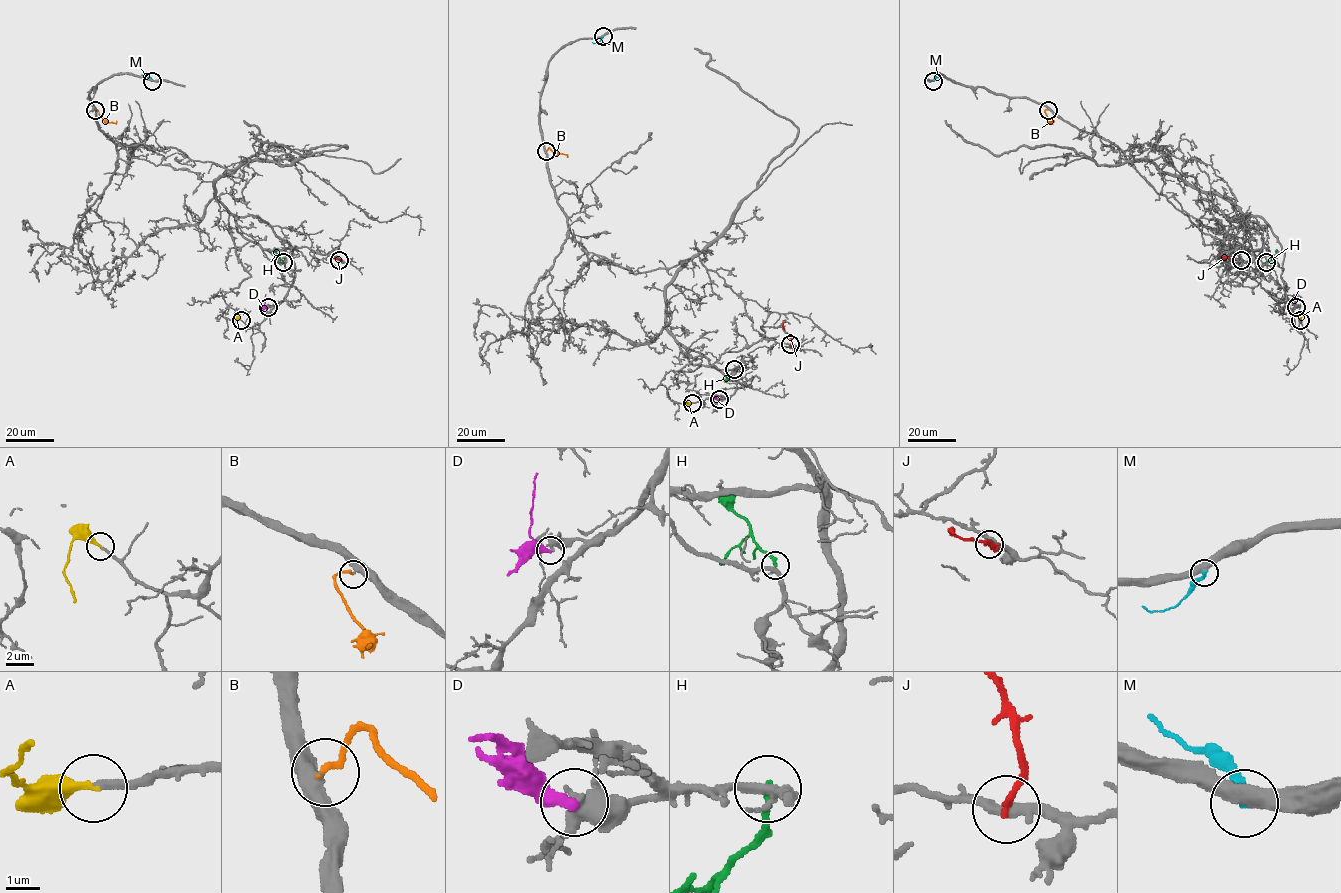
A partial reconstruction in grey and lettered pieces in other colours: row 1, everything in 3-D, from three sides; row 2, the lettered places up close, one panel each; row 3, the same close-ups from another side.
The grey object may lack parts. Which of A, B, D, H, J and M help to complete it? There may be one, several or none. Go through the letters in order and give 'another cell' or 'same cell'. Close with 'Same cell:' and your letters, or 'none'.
A: same cell
B: same cell
D: another cell
H: another cell
J: another cell
M: another cell
Same cell: A, B

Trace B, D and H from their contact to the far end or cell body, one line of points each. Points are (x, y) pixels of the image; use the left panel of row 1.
B: (95, 110), (108, 122), (116, 120)
D: (268, 307), (264, 305), (265, 294)
H: (284, 262), (275, 249)

